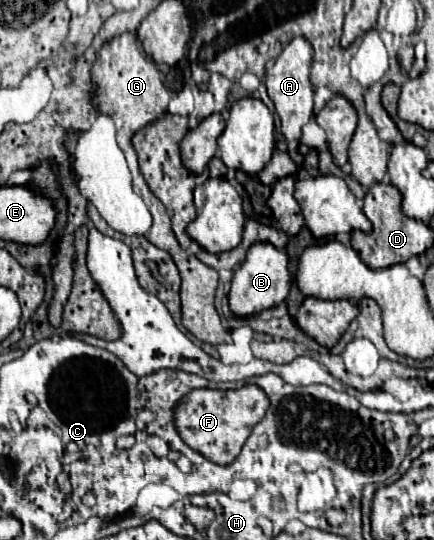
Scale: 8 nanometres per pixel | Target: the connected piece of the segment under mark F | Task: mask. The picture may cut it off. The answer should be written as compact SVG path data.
M244 385L232 391L194 389L174 411L176 429L186 445L218 465L228 465L238 457L252 427L262 421L268 405L268 397L258 385Z

